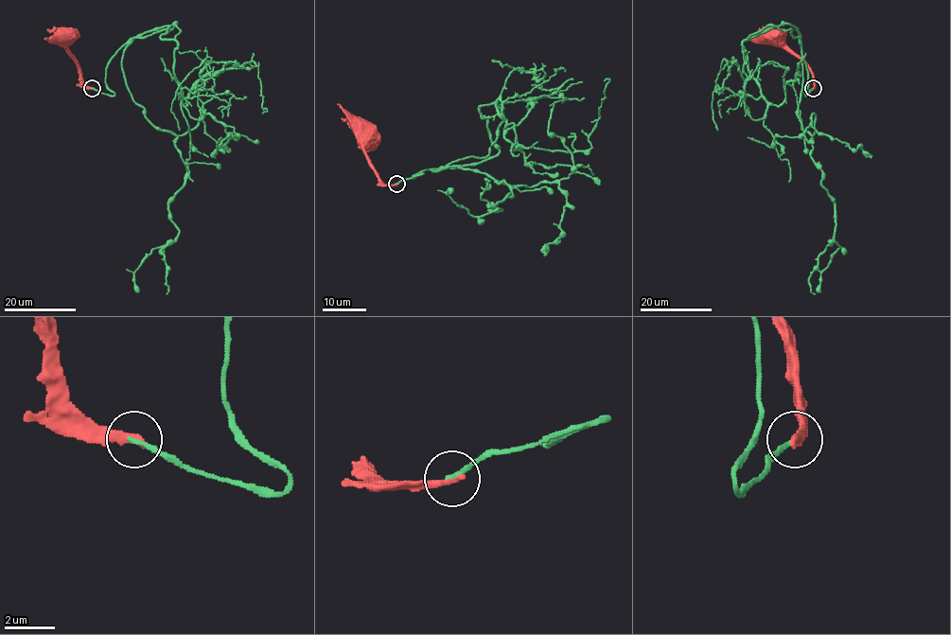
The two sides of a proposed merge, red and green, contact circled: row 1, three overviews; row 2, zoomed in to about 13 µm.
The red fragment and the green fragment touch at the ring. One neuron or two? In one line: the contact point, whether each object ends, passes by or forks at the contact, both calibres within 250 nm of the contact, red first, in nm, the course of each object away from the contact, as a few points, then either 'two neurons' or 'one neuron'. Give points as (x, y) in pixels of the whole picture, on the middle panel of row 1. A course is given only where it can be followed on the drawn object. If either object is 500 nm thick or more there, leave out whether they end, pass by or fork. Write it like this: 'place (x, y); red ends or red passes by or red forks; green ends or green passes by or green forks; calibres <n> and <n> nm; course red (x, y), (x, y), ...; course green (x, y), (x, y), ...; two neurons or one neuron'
place (396, 184); red ends; green ends; calibres 360 and 190 nm; course red (396, 184), (385, 185), (381, 182), (364, 151), (361, 136), (362, 132); course green (396, 184), (493, 157), (499, 151), (479, 109), (500, 97), (512, 149), (588, 150), (604, 80); two neurons

